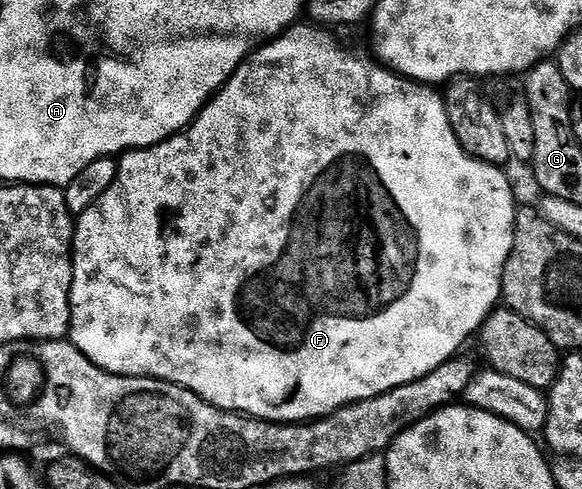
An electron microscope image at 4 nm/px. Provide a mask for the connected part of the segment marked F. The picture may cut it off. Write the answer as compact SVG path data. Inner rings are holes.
M297 23L297 24L295 24L295 25L293 25L293 26L292 26L292 28L290 28L290 29L285 29L285 30L284 30L284 32L283 32L283 33L281 33L281 34L280 34L280 36L279 36L279 37L277 37L277 38L275 38L275 39L272 39L272 40L269 40L269 41L268 41L268 42L267 42L267 43L264 43L264 44L261 44L261 45L260 45L260 46L259 46L259 48L257 48L257 49L256 49L256 50L255 50L255 51L253 51L253 52L251 52L251 53L249 53L249 54L248 54L248 56L247 56L247 57L245 57L245 59L244 59L244 62L243 62L243 63L242 63L242 64L241 64L241 65L239 65L239 67L238 67L238 68L237 68L237 69L235 69L235 71L234 71L234 72L233 72L233 73L232 73L232 78L230 78L230 79L229 79L229 80L228 80L228 82L226 82L226 83L225 83L225 84L224 84L224 87L223 87L223 89L221 89L221 90L220 90L220 92L219 92L219 93L217 93L217 94L216 94L216 96L215 96L215 97L213 97L213 98L212 98L212 100L211 100L211 101L209 101L209 102L208 102L208 104L207 104L207 105L205 105L205 107L204 107L204 109L203 109L203 111L201 111L201 113L199 113L199 115L198 115L198 116L197 116L197 117L196 117L196 119L195 119L195 121L193 121L193 122L192 122L192 124L191 124L191 125L189 125L189 126L188 126L188 128L187 128L187 129L185 129L185 130L184 130L184 132L182 132L182 133L175 133L175 135L173 135L173 137L168 137L168 138L167 138L167 139L165 139L165 141L163 141L163 142L162 142L162 143L158 143L158 144L157 144L157 145L154 145L154 146L152 146L152 148L151 148L151 149L134 149L134 150L131 150L131 151L129 151L129 152L127 152L127 153L125 153L125 154L123 154L123 156L121 156L121 157L120 157L120 158L119 158L119 161L120 161L120 166L118 166L118 167L117 167L117 169L116 169L116 182L114 182L114 183L113 183L113 185L112 185L112 186L110 186L110 187L109 187L109 189L108 189L108 190L106 190L106 191L105 191L105 193L104 193L104 194L102 194L102 195L101 195L101 197L100 197L100 198L98 198L98 199L97 199L97 201L96 201L96 202L94 202L94 203L93 203L93 205L92 205L92 206L90 206L90 207L89 207L89 209L88 209L88 210L86 210L86 211L85 211L85 213L84 213L84 214L82 214L82 215L81 215L81 217L80 217L80 214L79 214L79 217L78 217L78 220L77 220L77 221L76 221L76 222L75 222L75 227L76 227L76 238L74 238L74 239L73 239L73 241L72 241L72 294L71 294L71 295L70 295L70 303L71 303L71 304L72 304L72 328L71 328L71 330L70 330L70 340L71 340L71 342L72 342L72 344L73 344L73 345L76 345L76 346L77 346L77 347L78 347L78 351L82 351L82 355L86 355L86 359L90 359L90 360L91 360L91 361L93 361L93 362L94 362L94 363L95 363L95 365L97 365L97 367L98 367L98 368L99 368L99 369L104 369L104 370L106 370L106 372L107 372L107 373L117 373L117 374L118 374L118 375L122 375L122 376L123 376L123 377L153 377L153 378L154 378L154 379L158 379L158 380L159 380L159 381L169 381L169 382L170 382L170 383L174 383L174 384L175 384L175 385L180 385L180 386L182 386L182 388L184 388L184 389L189 389L189 390L190 390L190 391L194 391L194 392L195 392L195 393L196 393L196 394L197 394L197 395L199 395L199 396L200 396L200 397L201 397L201 399L202 399L202 400L203 400L203 401L208 401L208 402L210 402L210 403L211 403L211 404L212 404L212 405L213 405L213 406L214 406L214 407L218 407L218 408L219 408L219 409L229 409L229 411L230 411L230 412L231 412L231 413L243 413L243 414L244 414L244 416L245 416L245 417L256 417L256 418L257 418L257 419L259 419L259 421L279 421L279 422L281 422L281 423L299 423L299 422L302 422L302 421L314 421L314 420L316 420L316 418L318 418L318 417L325 417L325 416L326 416L326 415L330 415L330 414L331 414L331 413L333 413L333 412L334 412L334 411L338 411L338 410L339 410L339 409L341 409L341 408L342 408L342 407L346 407L346 406L347 406L347 405L353 405L353 404L354 404L354 402L355 402L355 401L365 401L365 400L366 400L366 399L374 399L374 398L375 398L375 397L377 397L377 396L378 396L378 395L382 395L382 394L383 394L383 393L385 393L385 392L386 392L386 391L390 391L390 390L391 390L391 389L393 389L393 388L394 388L394 387L402 387L402 386L403 386L403 385L405 385L405 384L406 384L406 383L410 383L410 382L411 382L411 381L417 381L417 380L418 380L418 379L422 379L422 378L423 378L423 377L425 377L425 376L426 376L426 375L430 375L430 371L434 371L434 370L435 370L435 369L437 369L437 368L438 368L438 367L442 367L442 363L446 363L446 362L447 362L447 361L448 361L448 360L449 360L449 359L451 359L451 358L452 358L452 357L455 357L455 356L457 356L457 354L459 354L459 353L460 353L460 352L461 352L461 350L463 350L463 349L460 349L460 348L462 348L462 347L463 347L463 345L464 345L464 344L466 344L466 343L467 343L467 341L468 341L468 340L470 340L470 339L471 339L471 337L472 337L472 340L473 340L473 338L475 338L475 337L476 337L476 336L477 336L477 334L479 334L479 331L480 331L480 329L481 329L481 328L482 328L482 326L483 326L483 325L484 325L484 321L485 321L485 319L487 319L487 318L488 318L488 316L489 316L489 315L491 315L491 314L492 314L492 312L494 312L494 310L495 310L495 309L496 309L496 308L497 308L497 306L499 306L499 305L500 305L500 304L501 304L501 301L502 301L502 294L503 294L503 292L504 292L504 268L505 268L505 267L506 267L506 263L507 263L507 262L508 262L508 260L509 260L509 259L510 259L510 251L511 251L511 250L512 250L512 248L513 248L513 247L514 247L514 231L515 231L515 230L516 230L516 211L517 211L517 208L518 208L518 202L516 202L516 197L515 197L515 195L514 195L514 194L512 194L512 185L511 185L511 183L510 183L510 182L508 182L508 177L507 177L507 175L506 175L506 174L504 174L504 172L505 172L505 170L504 170L504 169L503 169L503 168L500 168L500 167L497 167L497 166L494 166L494 165L488 165L488 164L487 164L487 163L485 163L485 162L484 162L484 161L480 161L480 160L478 160L478 159L477 159L477 158L476 158L476 157L469 157L469 156L468 156L468 154L467 154L467 153L465 153L465 151L464 151L464 148L462 148L462 147L461 147L461 146L460 146L460 140L458 140L458 138L456 138L456 136L455 136L455 135L454 135L454 131L453 131L453 130L452 130L452 128L451 128L451 127L450 127L450 119L449 119L449 118L448 118L448 112L447 112L447 111L446 111L446 107L445 107L445 106L444 106L444 99L443 99L443 96L440 96L440 95L437 95L437 97L436 97L436 98L434 98L434 99L433 99L433 101L432 101L432 113L428 113L428 97L427 97L427 95L426 95L426 94L424 94L424 93L427 93L427 92L425 92L425 90L424 90L424 89L423 89L423 88L420 88L420 87L418 87L418 85L417 85L417 82L415 82L415 81L409 81L409 80L408 80L408 78L407 78L407 77L402 77L402 76L400 76L400 74L399 74L399 73L394 73L394 72L392 72L392 70L391 70L391 69L389 69L389 68L388 68L388 66L387 66L387 65L385 65L385 64L383 64L383 63L381 63L381 62L380 62L380 61L379 61L379 60L376 60L376 59L373 59L373 58L372 58L372 57L371 57L371 56L369 56L369 57L370 57L370 58L368 58L368 57L363 57L363 55L362 55L362 54L360 54L360 53L355 53L355 51L354 51L354 50L352 50L352 49L347 49L347 47L346 47L346 46L344 46L344 45L343 45L343 43L342 43L342 42L340 42L340 41L339 41L339 39L338 39L338 38L336 38L336 37L335 37L335 35L334 35L334 34L332 34L332 33L335 33L335 32L332 32L332 31L329 31L329 30L328 30L328 29L327 29L327 28L324 28L324 27L321 27L321 26L319 26L319 25L317 25L317 24L315 24L315 23L307 23L307 24L308 24L308 25L303 25L303 23ZM412 149L416 149L416 161L417 161L417 163L418 163L418 164L420 164L420 166L416 166L416 165L404 165L404 164L406 164L406 163L407 163L407 161L408 161L408 160L410 160L410 159L411 159L411 157L412 157Z

